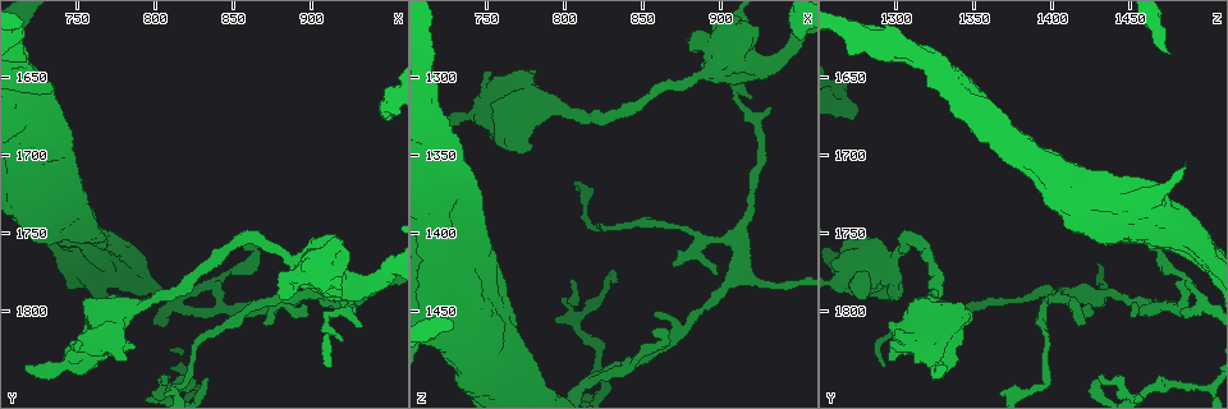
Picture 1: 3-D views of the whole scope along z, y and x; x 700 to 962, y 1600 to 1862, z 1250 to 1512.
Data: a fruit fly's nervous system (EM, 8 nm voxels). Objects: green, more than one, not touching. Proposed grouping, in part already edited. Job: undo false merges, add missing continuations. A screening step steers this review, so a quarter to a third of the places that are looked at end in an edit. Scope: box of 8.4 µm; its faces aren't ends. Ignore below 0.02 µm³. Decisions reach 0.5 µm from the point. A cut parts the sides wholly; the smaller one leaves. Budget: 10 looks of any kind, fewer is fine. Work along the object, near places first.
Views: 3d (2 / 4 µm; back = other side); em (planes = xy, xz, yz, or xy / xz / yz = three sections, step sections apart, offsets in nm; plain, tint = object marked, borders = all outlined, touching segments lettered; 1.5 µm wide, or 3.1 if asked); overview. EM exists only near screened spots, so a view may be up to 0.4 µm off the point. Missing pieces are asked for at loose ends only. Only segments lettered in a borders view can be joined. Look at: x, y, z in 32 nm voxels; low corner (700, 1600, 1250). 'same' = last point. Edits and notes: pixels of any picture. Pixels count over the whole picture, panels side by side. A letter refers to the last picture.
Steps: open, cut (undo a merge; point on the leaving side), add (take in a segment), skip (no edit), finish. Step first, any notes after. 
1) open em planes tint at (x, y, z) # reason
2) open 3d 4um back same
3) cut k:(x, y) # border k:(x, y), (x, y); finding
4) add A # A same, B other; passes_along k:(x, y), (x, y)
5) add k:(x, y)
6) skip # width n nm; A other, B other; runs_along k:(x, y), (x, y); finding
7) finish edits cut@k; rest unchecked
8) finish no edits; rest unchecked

open 3d 2um back at (718, 1836, 1332) # branch stops here

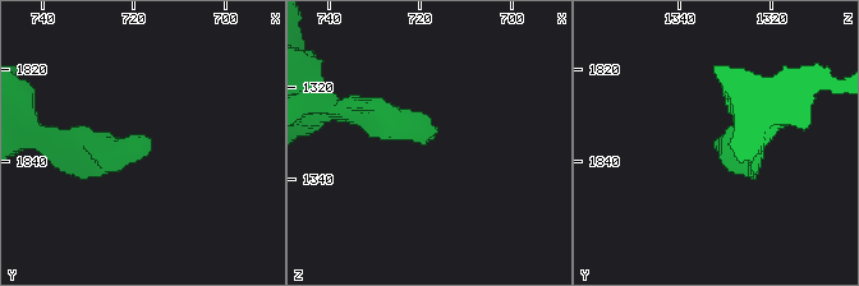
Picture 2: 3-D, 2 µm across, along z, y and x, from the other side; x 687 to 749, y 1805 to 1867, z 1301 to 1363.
open em xy step 4 borders at (718, 1835, 1330)

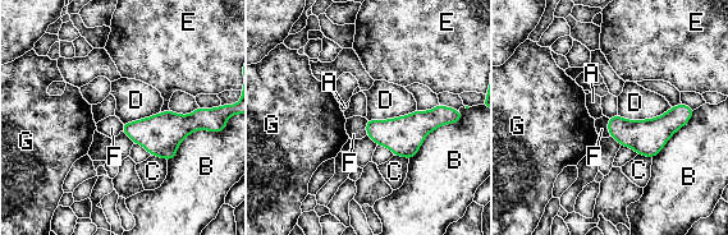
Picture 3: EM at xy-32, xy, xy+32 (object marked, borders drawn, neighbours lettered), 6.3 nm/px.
open em planes borders same # cut it another way

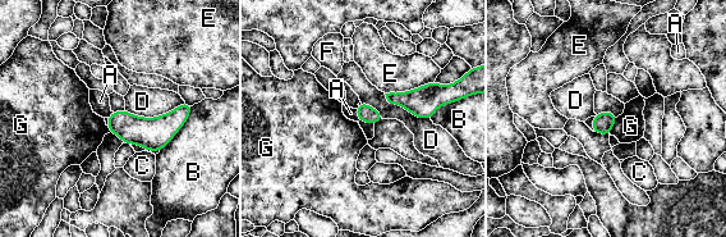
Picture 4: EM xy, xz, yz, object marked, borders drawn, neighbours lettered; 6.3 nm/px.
skip # width 110 nm; A other, B other, C other, D other, E other, F other, G other; border 4:(354, 109), (358, 121); none of them fits

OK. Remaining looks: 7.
open 3d 4um at (910, 1836, 1294) # tapers out

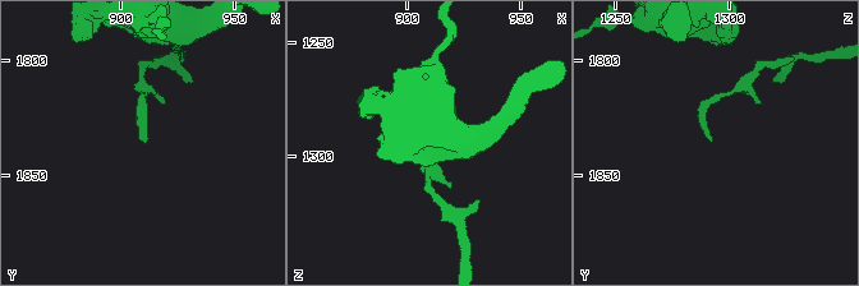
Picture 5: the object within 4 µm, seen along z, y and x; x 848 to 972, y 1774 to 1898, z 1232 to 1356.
open em xz step 4 tint at (910, 1835, 1292)

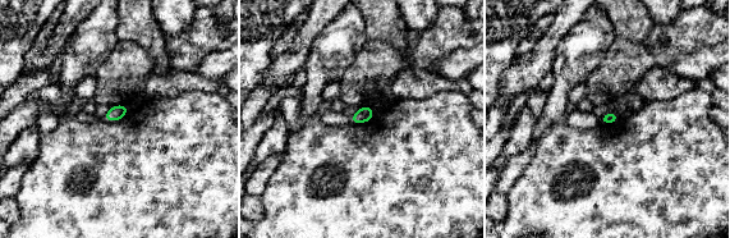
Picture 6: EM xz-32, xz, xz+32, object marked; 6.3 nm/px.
open em planes borders same

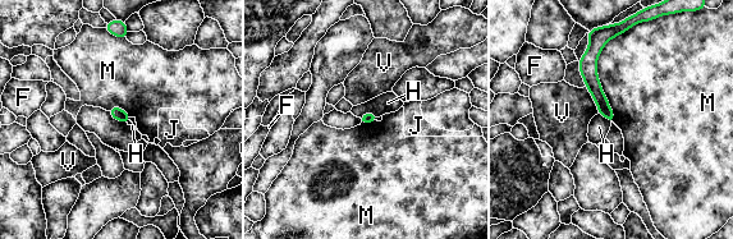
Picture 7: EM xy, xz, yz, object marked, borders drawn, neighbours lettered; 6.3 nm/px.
skip # F other, H other, J other, M other, V other; none of them fits

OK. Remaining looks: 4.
open em planes borders at (912, 1786, 1396) # calibre changes

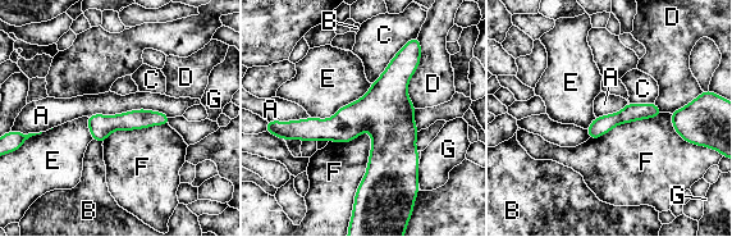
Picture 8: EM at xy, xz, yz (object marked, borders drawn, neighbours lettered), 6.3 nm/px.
skip # A other, B other, C other, D other, E other, F other, G other; runs_along 8:(165, 118), (90, 121); continuous, no second neuron

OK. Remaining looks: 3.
open em planes borders at (820, 1788, 1492) # free end

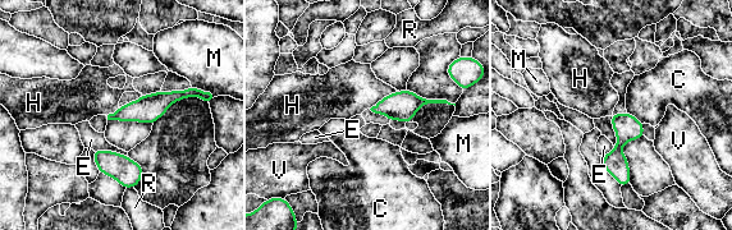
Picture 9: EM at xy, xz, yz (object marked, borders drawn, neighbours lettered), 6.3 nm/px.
skip # longest_contact E 220 nm; C other, E other, H other, M other, R other, V other; runs_along 9:(196, 93), (111, 116); none of them fits

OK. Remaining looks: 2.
finish no edits; rest unchecked

